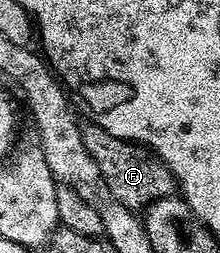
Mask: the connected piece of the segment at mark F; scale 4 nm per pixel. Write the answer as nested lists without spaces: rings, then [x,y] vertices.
[[[93,123],[83,124],[81,128],[84,147],[88,155],[92,155],[102,176],[101,184],[106,185],[107,191],[110,192],[107,194],[113,200],[138,211],[151,201],[175,196],[176,178],[172,175],[172,171],[146,146],[108,135],[99,125]]]

